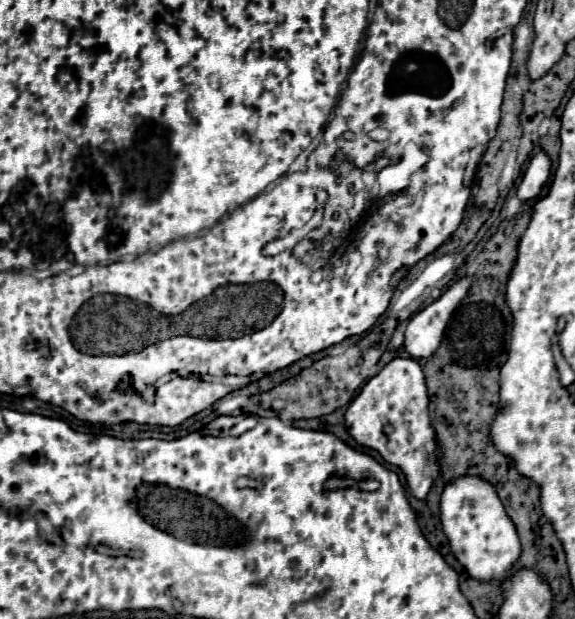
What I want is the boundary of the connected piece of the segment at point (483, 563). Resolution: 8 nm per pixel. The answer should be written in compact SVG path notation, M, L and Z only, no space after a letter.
M463 475L451 483L445 485L443 493L441 493L441 525L443 525L443 533L449 539L449 547L453 551L453 555L457 557L457 561L465 567L465 571L477 579L477 581L501 581L501 573L509 573L511 567L515 565L515 561L521 555L521 541L517 535L517 529L513 525L513 521L509 519L509 515L505 515L505 519L501 519L501 499L495 491L495 487L491 483L487 483L483 477L477 475Z

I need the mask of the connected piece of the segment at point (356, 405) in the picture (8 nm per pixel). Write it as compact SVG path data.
M411 357L403 359L393 359L391 363L387 363L373 379L369 379L363 389L359 391L359 395L349 403L347 413L345 413L345 427L349 431L349 435L363 447L371 447L380 453L383 459L392 465L395 465L405 473L407 477L407 485L411 489L411 493L417 499L423 499L435 477L439 475L439 457L437 449L439 443L435 441L435 431L431 427L429 415L427 415L427 387L425 387L425 377L423 371L419 367L419 363Z

